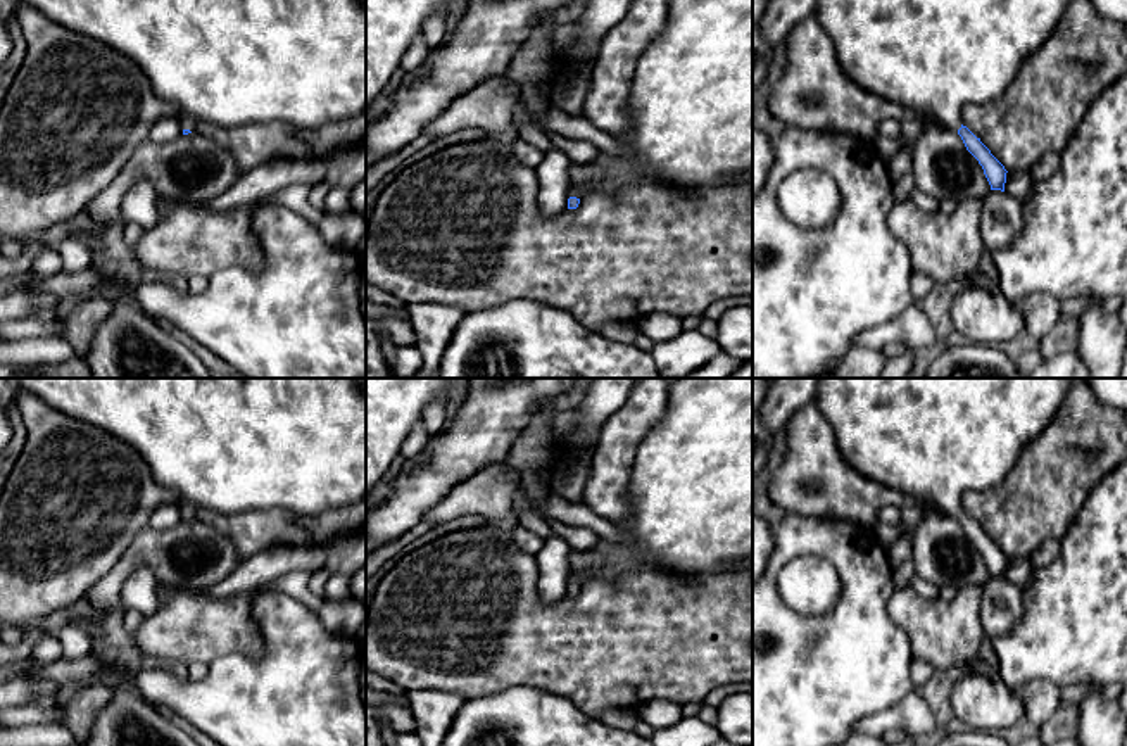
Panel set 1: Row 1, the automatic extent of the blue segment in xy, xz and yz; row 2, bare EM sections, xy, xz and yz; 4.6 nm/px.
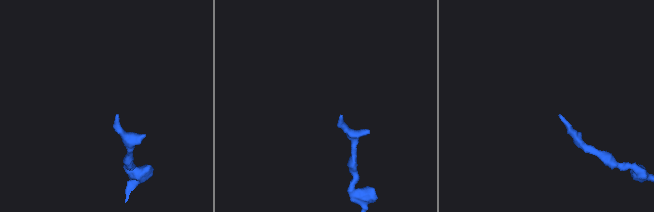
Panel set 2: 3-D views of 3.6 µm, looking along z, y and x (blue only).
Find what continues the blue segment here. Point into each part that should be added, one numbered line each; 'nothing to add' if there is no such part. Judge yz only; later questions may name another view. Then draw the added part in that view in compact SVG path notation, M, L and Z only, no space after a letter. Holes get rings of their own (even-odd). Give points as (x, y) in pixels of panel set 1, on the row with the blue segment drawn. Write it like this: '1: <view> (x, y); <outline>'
1: yz (929, 56); M816 0L816 19L832 38L844 74L868 93L922 112L958 131L968 104L1001 97L1025 60L1048 40L1070 0Z

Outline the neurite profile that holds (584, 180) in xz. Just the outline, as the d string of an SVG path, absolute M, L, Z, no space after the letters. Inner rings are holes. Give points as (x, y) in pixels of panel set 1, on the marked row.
M578 164L570 166L570 193L576 192L582 197L589 193L597 193L597 186L602 180L602 169L595 164Z

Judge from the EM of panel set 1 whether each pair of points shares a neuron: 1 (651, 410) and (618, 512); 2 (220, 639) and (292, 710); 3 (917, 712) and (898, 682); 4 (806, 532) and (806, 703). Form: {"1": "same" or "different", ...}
{"1": "same", "2": "different", "3": "different", "4": "same"}

